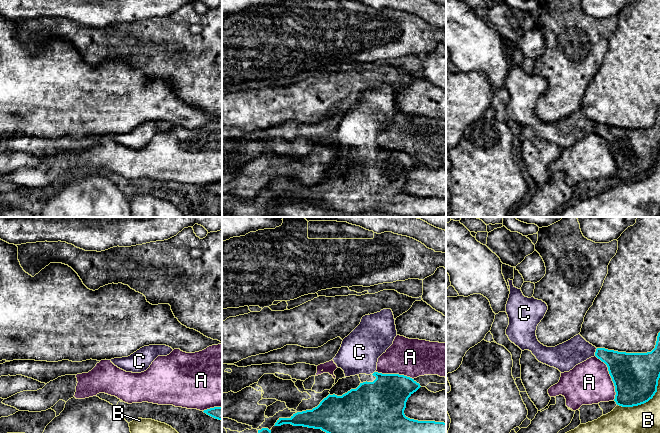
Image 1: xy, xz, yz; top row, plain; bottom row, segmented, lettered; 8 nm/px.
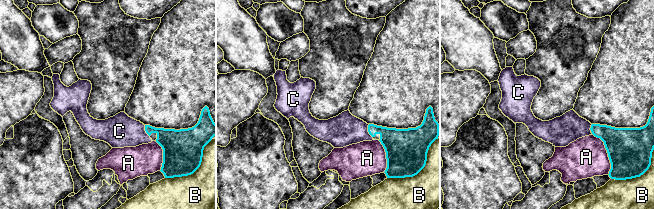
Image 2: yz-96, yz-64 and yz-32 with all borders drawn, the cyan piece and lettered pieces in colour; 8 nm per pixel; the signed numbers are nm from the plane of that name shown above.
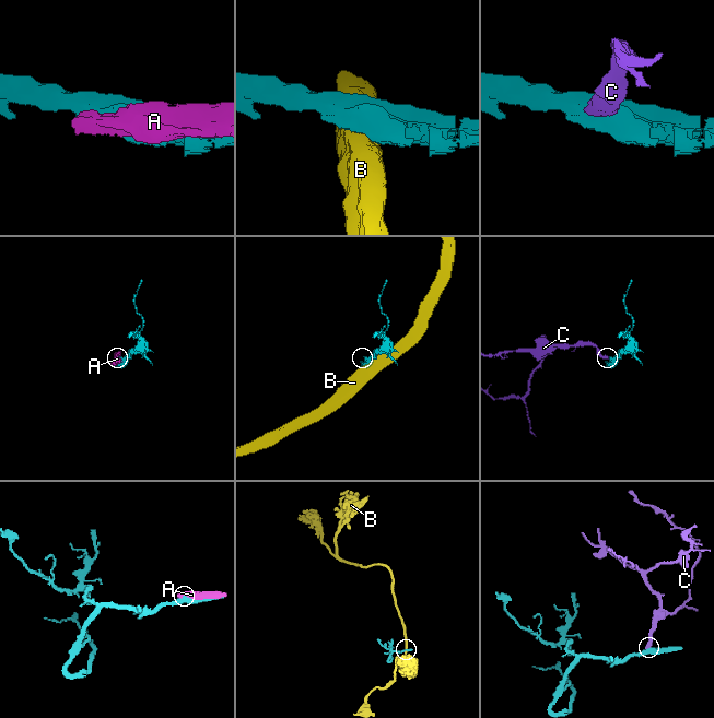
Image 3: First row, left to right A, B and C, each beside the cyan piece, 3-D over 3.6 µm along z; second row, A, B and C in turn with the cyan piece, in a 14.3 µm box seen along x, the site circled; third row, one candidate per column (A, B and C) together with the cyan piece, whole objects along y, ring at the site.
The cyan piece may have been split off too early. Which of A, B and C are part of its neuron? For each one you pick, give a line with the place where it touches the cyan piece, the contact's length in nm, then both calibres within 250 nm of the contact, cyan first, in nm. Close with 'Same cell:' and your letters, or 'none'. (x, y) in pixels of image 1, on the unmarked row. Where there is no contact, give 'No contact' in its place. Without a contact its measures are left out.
C: Touches cyan at yz (595, 128). Shared border 70 nm. Thickness 240 nm (cyan) against 220 nm
Same cell: C

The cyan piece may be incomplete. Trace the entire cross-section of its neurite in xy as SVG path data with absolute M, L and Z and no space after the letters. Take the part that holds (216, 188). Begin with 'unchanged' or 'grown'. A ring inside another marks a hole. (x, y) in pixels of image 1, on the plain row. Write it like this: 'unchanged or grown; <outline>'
unchanged; M214 183L203 187L207 191L222 197L222 183Z

